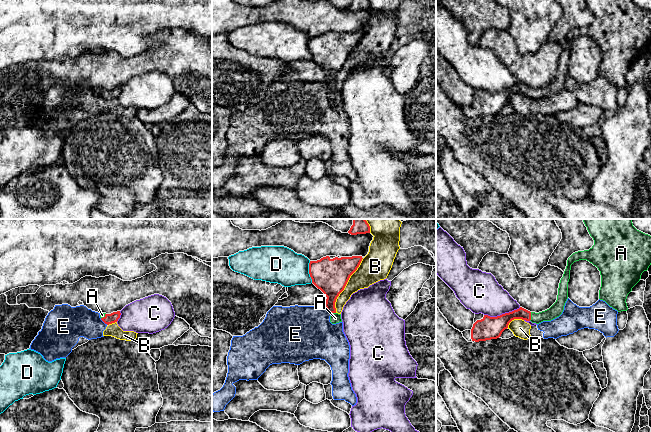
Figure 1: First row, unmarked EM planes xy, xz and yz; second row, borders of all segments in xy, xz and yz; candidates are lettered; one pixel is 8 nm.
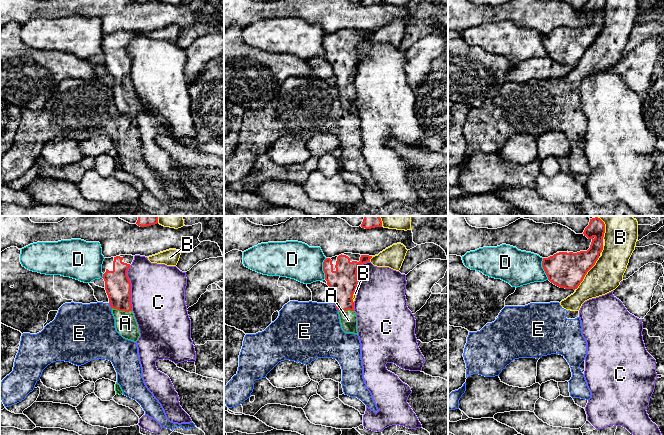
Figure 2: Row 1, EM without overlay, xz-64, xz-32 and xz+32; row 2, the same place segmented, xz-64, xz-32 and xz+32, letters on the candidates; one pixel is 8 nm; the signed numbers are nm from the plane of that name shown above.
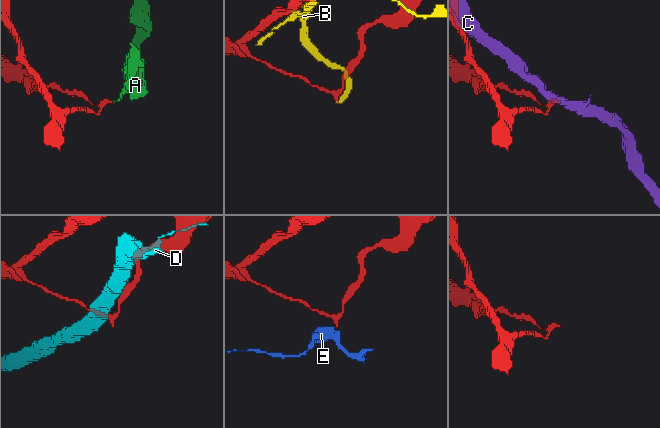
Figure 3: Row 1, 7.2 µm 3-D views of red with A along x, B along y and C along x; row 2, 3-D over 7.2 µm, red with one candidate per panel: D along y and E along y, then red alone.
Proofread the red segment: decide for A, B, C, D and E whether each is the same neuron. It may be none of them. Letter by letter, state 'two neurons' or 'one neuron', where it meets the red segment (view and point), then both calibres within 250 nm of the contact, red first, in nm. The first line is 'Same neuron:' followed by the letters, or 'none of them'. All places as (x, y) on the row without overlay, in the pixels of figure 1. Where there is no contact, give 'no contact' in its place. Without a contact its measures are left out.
Same neuron: A
A: one neuron; meets red in yz at (530, 92); 120 nm thick on the red side, 100 nm on the other
B: two neurons; meets red in xz at (345, 61); 280 nm thick on the red side, 200 nm on the other
C: two neurons; meets red in yz at (502, 90); 180 nm thick on the red side, 320 nm on the other
D: two neurons; meets red in xz at (309, 48); 280 nm thick on the red side, 300 nm on the other
E: two neurons; meets red in xz at (327, 86); 240 nm thick on the red side, 440 nm on the other

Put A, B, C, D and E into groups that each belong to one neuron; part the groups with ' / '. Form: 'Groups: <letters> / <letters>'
Groups: A / B E / C / D

